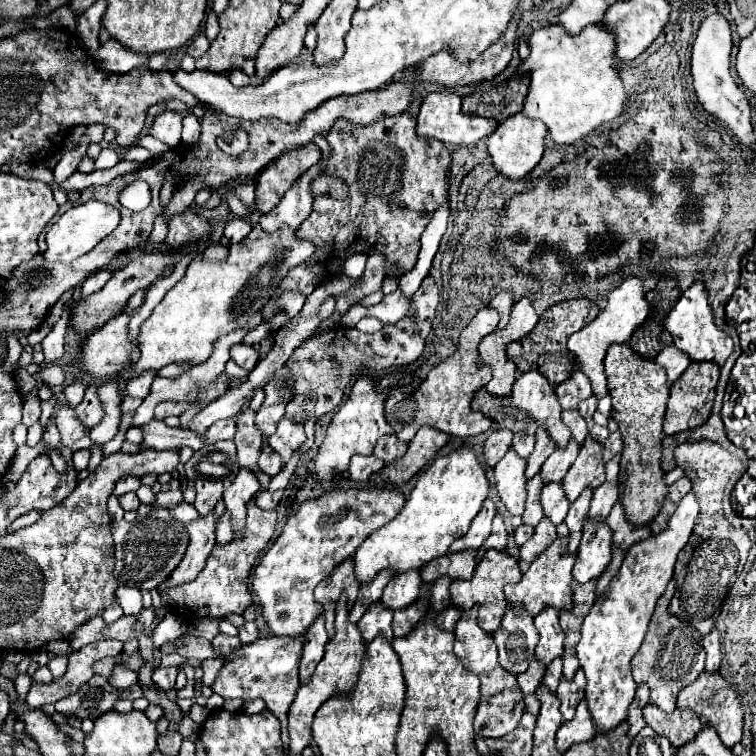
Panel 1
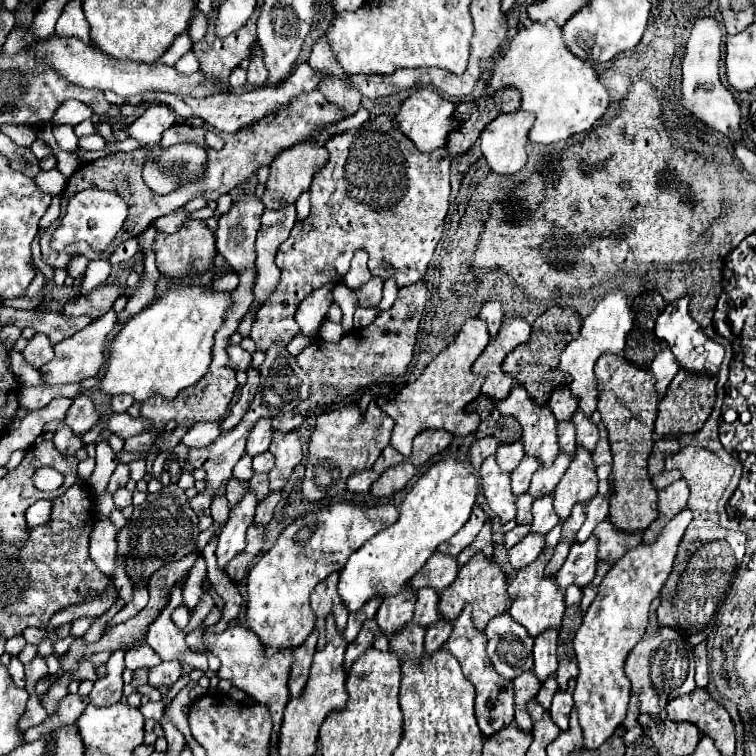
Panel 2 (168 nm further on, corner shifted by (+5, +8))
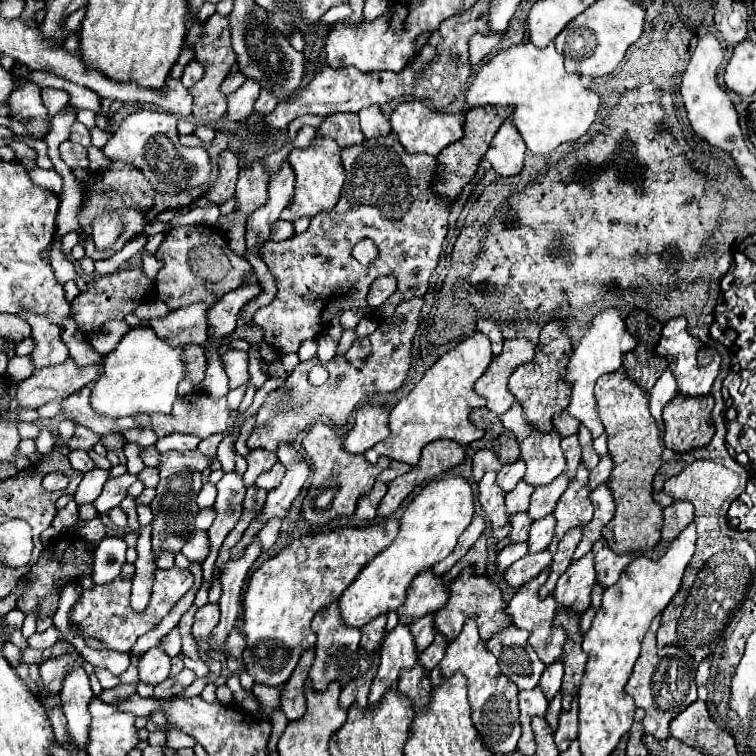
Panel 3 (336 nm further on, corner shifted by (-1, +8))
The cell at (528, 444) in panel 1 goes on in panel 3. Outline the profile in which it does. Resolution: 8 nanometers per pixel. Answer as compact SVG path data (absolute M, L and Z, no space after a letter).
M518 458L516 462L508 462L502 466L502 470L498 472L498 484L510 492L524 476L524 470L526 470L526 464L522 462L522 458Z

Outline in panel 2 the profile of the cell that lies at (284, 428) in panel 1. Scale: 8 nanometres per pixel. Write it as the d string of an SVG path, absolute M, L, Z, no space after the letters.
M276 432L272 436L272 444L270 444L270 452L276 458L276 466L272 468L270 476L270 490L272 492L282 492L286 480L290 478L292 470L300 464L304 452L302 452L302 442L298 438L296 432Z

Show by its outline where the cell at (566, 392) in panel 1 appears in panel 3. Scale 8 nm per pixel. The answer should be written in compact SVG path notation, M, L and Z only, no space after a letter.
M562 410L560 414L556 414L554 420L552 420L552 424L554 424L554 428L560 432L562 438L566 438L566 436L570 436L570 434L576 434L576 432L578 432L578 426L580 426L580 422L578 422L576 418L572 418L566 410Z

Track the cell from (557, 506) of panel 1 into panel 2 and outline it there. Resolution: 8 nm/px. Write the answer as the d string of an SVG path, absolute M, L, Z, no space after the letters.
M544 496L544 498L534 500L532 514L534 514L534 522L530 526L532 526L534 534L546 536L556 524L560 524L560 518L556 516L554 506L552 506L552 496Z

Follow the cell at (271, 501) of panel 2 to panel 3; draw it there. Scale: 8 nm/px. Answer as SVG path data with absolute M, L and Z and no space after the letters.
M272 518L270 522L266 522L266 526L258 532L258 538L262 542L262 550L270 550L270 546L276 542L276 536L278 536L278 530L280 530L280 518Z

